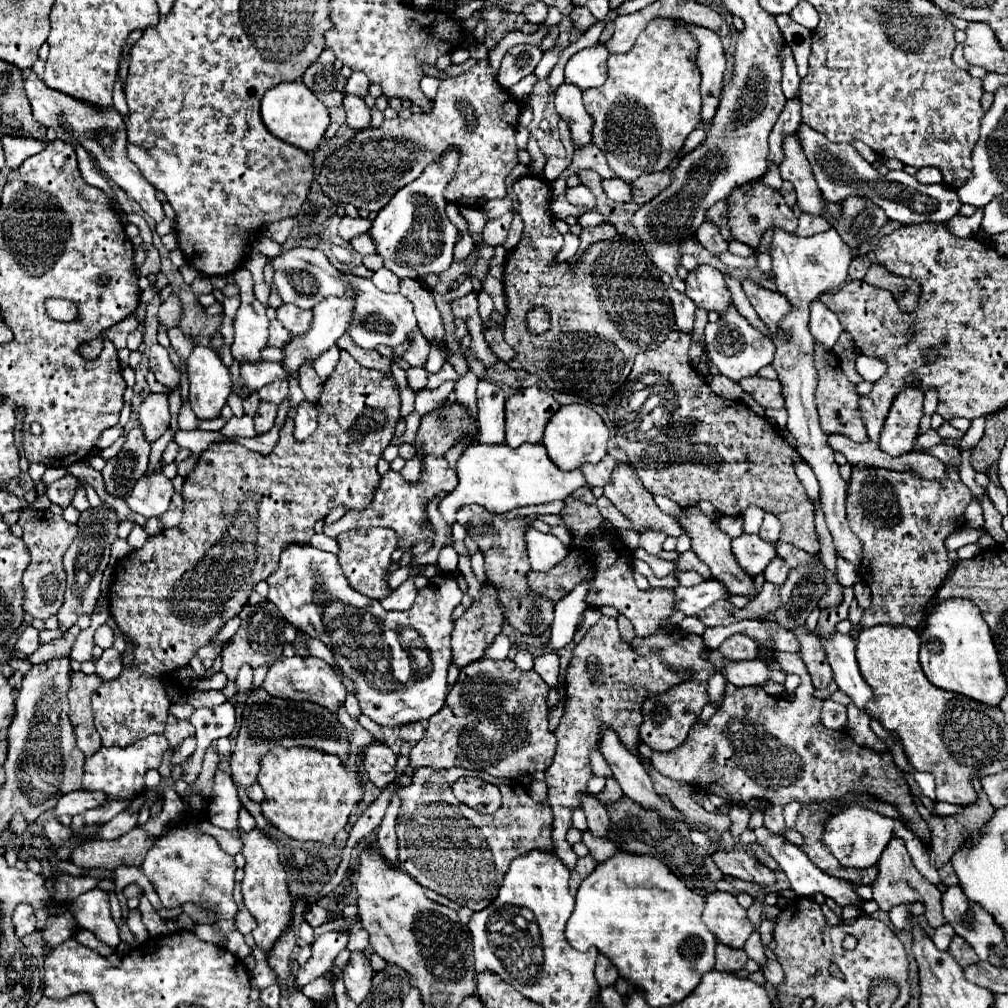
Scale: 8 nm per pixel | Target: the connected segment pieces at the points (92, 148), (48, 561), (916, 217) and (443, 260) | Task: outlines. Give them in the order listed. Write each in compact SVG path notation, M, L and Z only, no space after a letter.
M34 72L26 74L26 94L28 100L32 104L32 112L34 118L38 118L38 122L42 122L46 128L52 128L56 138L68 142L68 144L80 144L82 148L86 148L90 152L92 158L98 160L100 168L108 174L110 180L114 180L132 200L136 200L140 204L140 208L154 218L156 222L164 220L164 210L162 204L156 198L156 190L154 186L150 186L146 182L146 178L142 178L138 166L134 166L134 162L130 162L128 154L126 154L126 128L124 128L124 120L122 116L112 108L112 110L98 110L96 106L90 106L86 102L74 100L72 96L66 96L58 90L50 90L44 82L38 80L38 76Z
M34 508L20 510L20 526L24 530L22 540L26 542L32 556L32 562L22 578L22 586L24 586L22 608L24 612L32 614L32 618L46 620L48 616L56 614L58 608L62 606L64 588L66 588L66 572L62 568L62 556L68 550L70 542L76 538L78 526L68 524L62 516L48 516L48 512Z
M802 124L800 130L796 130L796 134L826 202L844 202L844 198L850 196L868 198L876 206L880 206L890 220L904 226L922 222L946 222L954 218L958 214L958 208L962 206L956 196L956 190L946 184L926 186L920 184L914 176L906 174L904 170L890 170L886 176L880 176L878 170L872 168L854 150L852 144L834 144L816 130L810 130L806 124Z
M452 148L442 156L442 162L430 164L414 184L400 188L394 198L378 212L372 228L368 230L370 238L374 240L376 254L384 258L384 266L400 280L418 280L422 274L440 274L452 264L458 228L444 214L444 188L454 178L458 156L458 150Z

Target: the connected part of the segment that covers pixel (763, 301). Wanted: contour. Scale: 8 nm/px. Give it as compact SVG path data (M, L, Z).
M744 282L742 288L744 288L750 304L754 306L756 314L770 328L770 332L774 336L778 332L778 322L782 320L782 316L790 312L790 302L782 294L766 290L754 282Z

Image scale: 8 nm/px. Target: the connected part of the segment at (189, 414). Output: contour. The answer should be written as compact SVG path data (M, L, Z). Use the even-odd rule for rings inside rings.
M184 402L182 408L180 408L180 414L178 414L178 428L180 428L180 430L196 430L196 428L198 428L198 422L196 422L194 412L192 412L192 408L190 408L188 402Z

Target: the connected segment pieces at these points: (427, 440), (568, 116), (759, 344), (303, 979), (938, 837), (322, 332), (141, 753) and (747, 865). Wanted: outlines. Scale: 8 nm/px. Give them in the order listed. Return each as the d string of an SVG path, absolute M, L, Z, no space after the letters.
M442 404L436 412L422 418L416 442L422 444L424 454L444 456L450 446L454 446L462 438L470 438L476 442L478 430L474 428L466 410L456 404Z
M562 84L556 90L554 106L558 116L568 122L570 136L574 146L588 146L592 142L592 124L594 120L582 104L582 92L572 84Z
M730 308L726 316L718 318L714 324L706 324L706 348L712 364L720 370L720 374L734 382L746 376L754 376L762 366L768 366L774 358L772 340L754 330L736 308Z
M326 932L320 938L316 938L316 942L311 945L310 960L304 966L300 966L300 970L298 970L296 988L302 990L302 986L306 986L308 982L330 972L334 958L338 956L340 950L346 948L348 938L350 938L348 932Z
M984 792L978 794L978 800L974 804L966 806L960 814L950 816L950 818L928 814L924 804L918 798L914 800L916 800L920 816L928 822L932 830L932 844L930 844L928 856L934 868L944 866L950 860L952 852L962 844L962 838L966 840L968 836L968 840L976 840L978 830L984 826L984 822L988 822L990 814L994 814L994 808L990 806Z
M354 294L324 298L318 306L314 306L314 322L312 322L312 328L306 334L302 334L302 336L294 336L292 342L284 348L286 360L282 364L290 372L294 372L294 376L290 378L290 392L288 392L288 404L290 404L290 408L296 408L296 406L300 406L302 400L306 400L306 396L302 394L300 384L298 384L298 368L302 366L302 362L304 360L316 360L322 352L326 352L330 346L334 346L336 340L346 332L346 326L350 326L352 316L354 316Z
M152 734L136 744L130 744L126 748L112 746L112 748L100 748L94 756L86 758L84 766L84 790L102 790L108 794L108 800L130 800L142 794L144 786L144 774L148 770L158 770L162 764L162 756L168 750L168 742L164 734Z
M744 848L716 854L714 862L720 866L720 870L726 876L750 880L750 882L756 882L764 888L776 884L776 874L770 868L766 868L764 864L760 864L756 858L752 858Z

